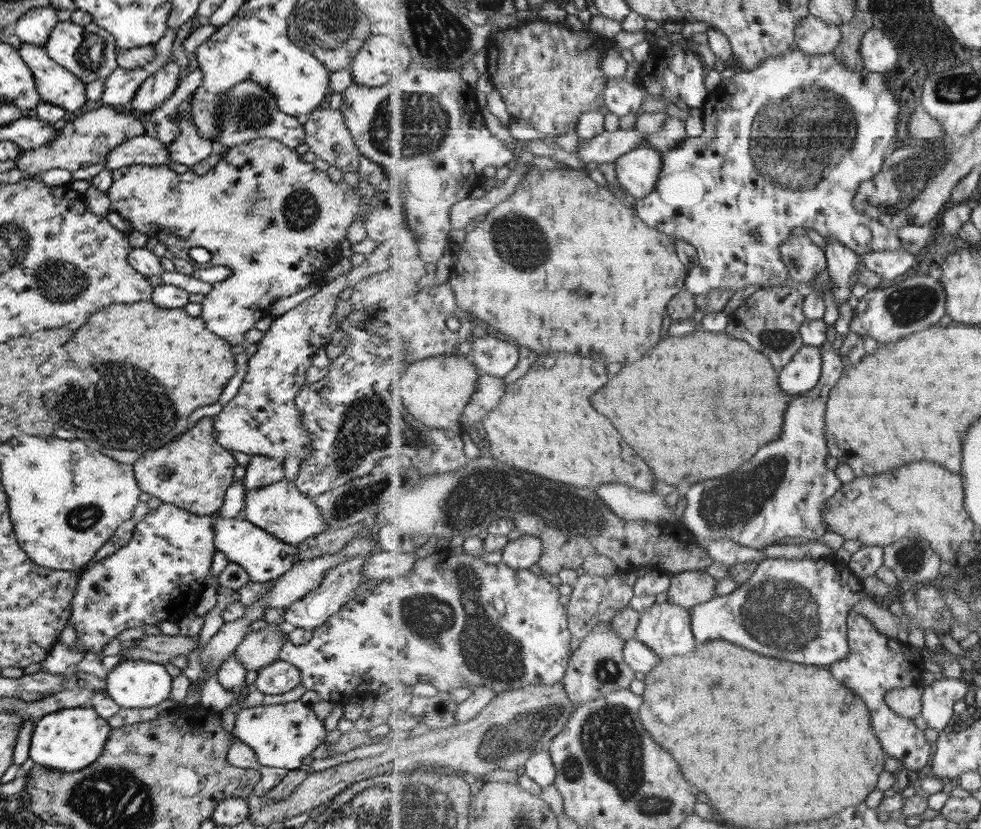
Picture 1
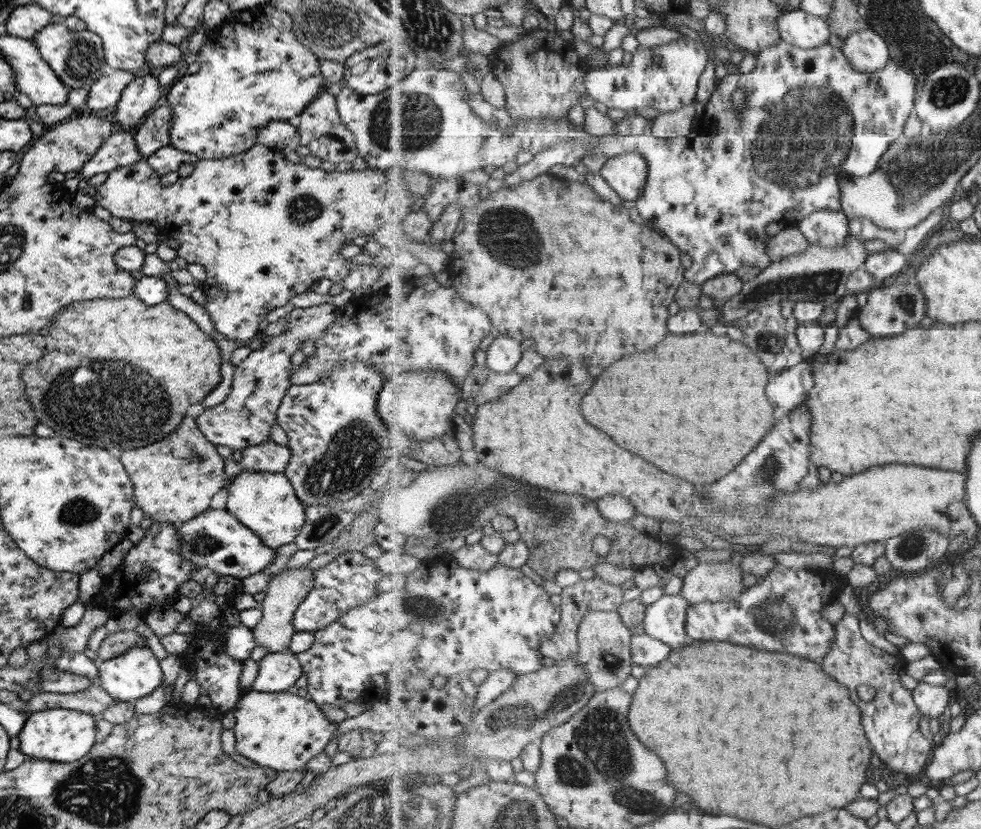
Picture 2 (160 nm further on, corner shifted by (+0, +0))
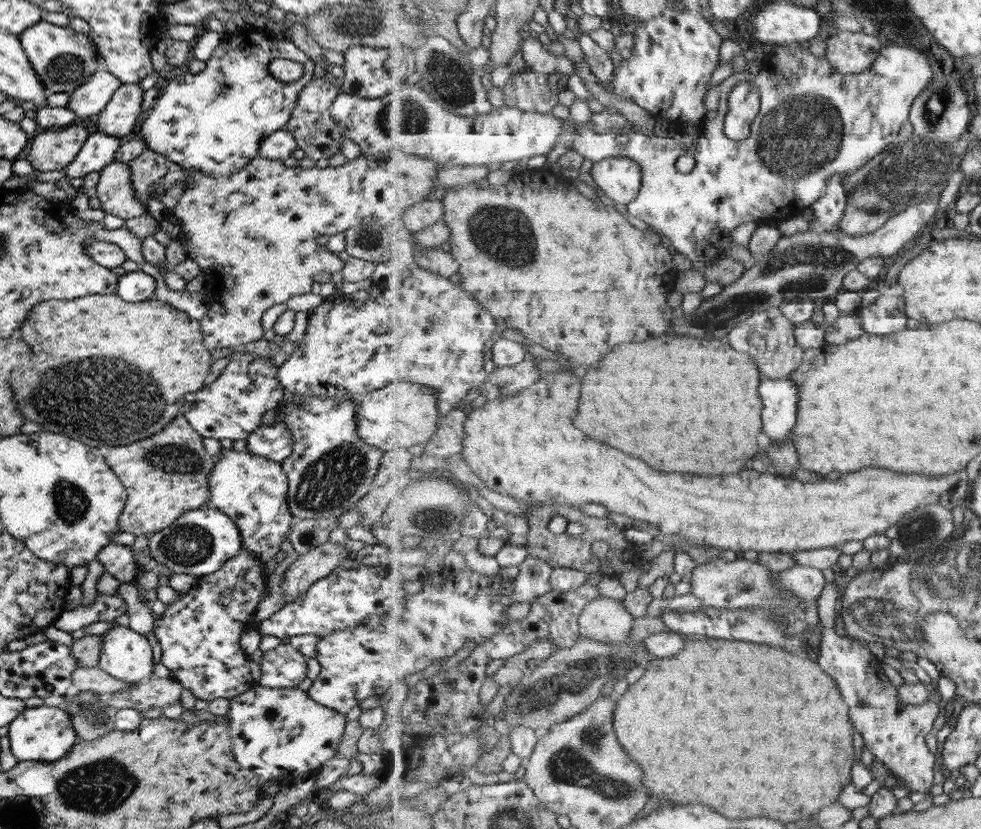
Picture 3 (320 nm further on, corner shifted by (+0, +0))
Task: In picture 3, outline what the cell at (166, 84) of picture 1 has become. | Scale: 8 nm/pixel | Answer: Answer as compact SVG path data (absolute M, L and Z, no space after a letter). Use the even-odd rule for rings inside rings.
M121 84L98 113L95 130L107 136L129 134L141 112L143 91L135 84Z

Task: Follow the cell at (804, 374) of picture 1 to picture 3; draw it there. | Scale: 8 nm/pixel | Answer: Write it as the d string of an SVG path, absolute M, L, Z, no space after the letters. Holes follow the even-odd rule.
M791 378L763 380L761 398L765 402L763 424L767 436L775 445L785 443L792 436L792 430L797 422L800 401L798 384Z

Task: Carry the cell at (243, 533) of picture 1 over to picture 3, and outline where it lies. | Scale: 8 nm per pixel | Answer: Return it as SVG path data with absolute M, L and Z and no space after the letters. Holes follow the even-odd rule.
M208 505L180 514L169 526L147 533L146 538L147 550L157 564L175 574L191 574L195 578L217 570L243 547L235 523L226 514Z

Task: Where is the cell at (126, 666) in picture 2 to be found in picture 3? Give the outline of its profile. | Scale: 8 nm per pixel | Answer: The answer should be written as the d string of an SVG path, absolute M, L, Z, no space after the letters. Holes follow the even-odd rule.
M113 625L110 629L100 634L100 651L98 663L96 664L103 672L112 677L137 684L151 678L153 666L157 665L156 652L151 646L149 639L142 634L131 630L123 625Z

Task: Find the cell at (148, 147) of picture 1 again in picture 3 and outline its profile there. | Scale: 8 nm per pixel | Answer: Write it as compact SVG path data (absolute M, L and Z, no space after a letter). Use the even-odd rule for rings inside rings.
M95 131L89 133L87 138L82 142L74 157L65 165L63 172L67 178L83 178L90 172L100 171L107 163L113 162L113 154L119 148L119 139L115 136L107 136Z

